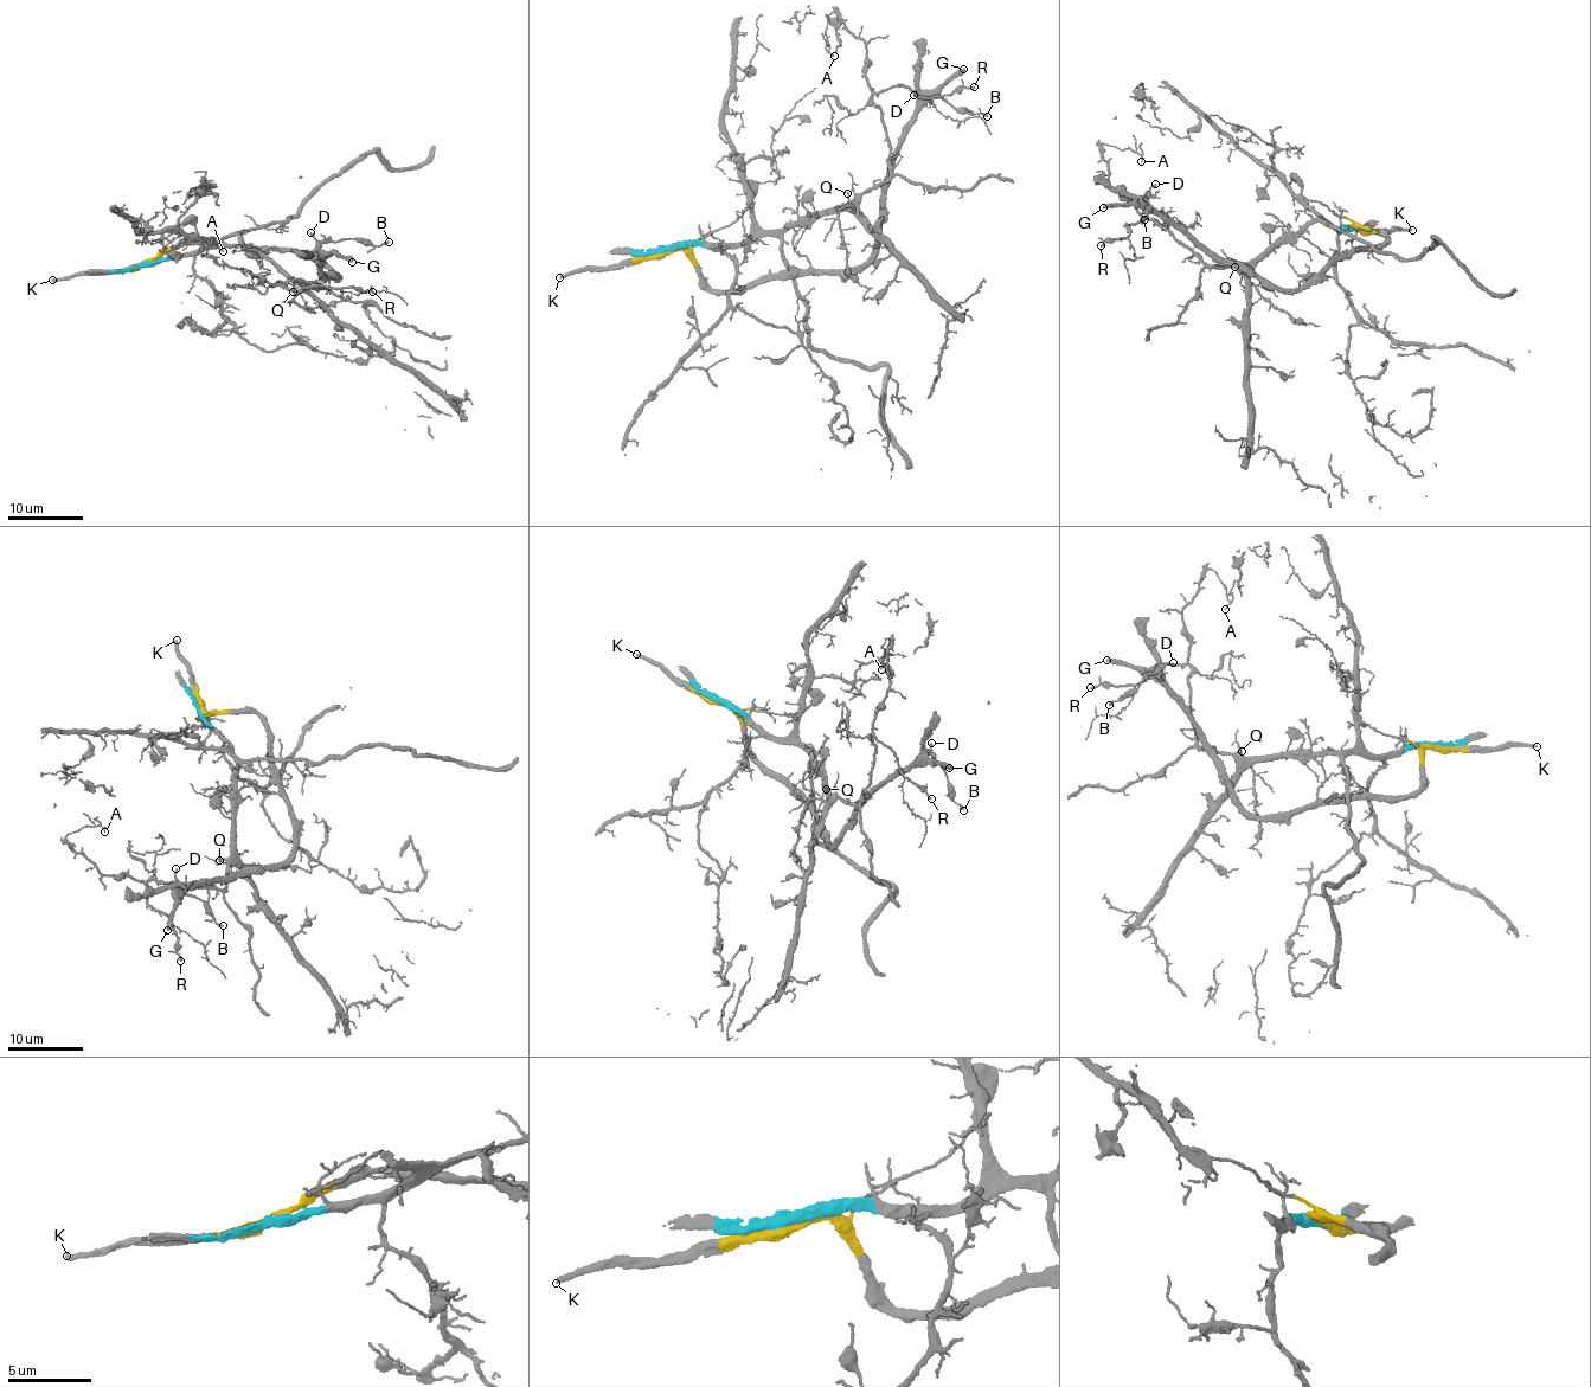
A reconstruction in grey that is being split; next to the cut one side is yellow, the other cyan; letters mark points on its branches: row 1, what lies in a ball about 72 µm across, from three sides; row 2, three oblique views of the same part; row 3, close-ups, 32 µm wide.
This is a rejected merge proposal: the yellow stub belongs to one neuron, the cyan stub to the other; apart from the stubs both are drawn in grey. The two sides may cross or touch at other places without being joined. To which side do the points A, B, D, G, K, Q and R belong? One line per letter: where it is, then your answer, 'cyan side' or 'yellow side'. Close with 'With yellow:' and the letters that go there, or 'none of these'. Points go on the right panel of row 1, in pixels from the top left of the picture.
A: (1141, 161) | cyan side
B: (1144, 219) | yellow side
D: (1155, 184) | yellow side
G: (1103, 207) | yellow side
K: (1412, 230) | yellow side
Q: (1235, 267) | cyan side
R: (1101, 245) | cyan side
With yellow: B, D, G, K

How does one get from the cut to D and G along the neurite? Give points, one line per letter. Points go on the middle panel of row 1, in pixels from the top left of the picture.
D: (667, 250), (682, 251), (711, 288), (848, 275), (874, 244), (913, 96)
G: (667, 250), (682, 251), (711, 288), (743, 293), (803, 275), (848, 275), (872, 254), (895, 147), (964, 69)

